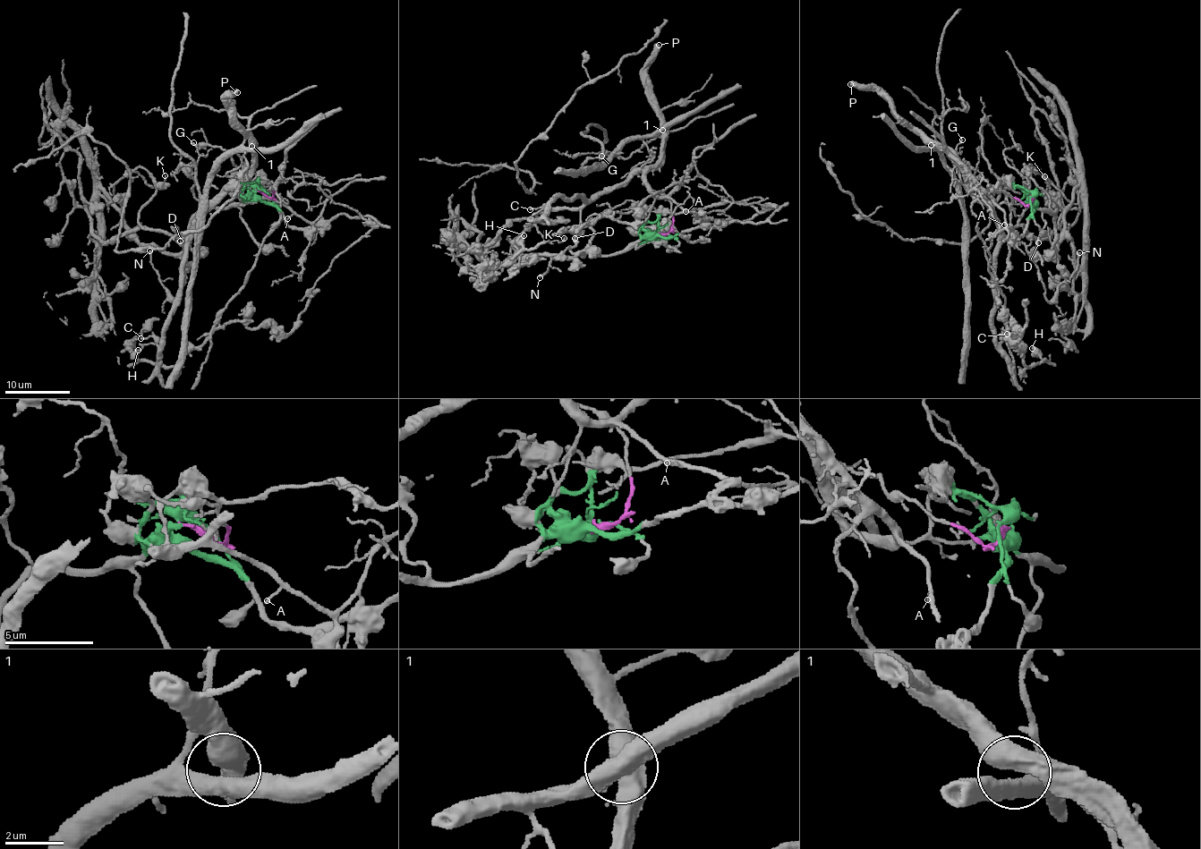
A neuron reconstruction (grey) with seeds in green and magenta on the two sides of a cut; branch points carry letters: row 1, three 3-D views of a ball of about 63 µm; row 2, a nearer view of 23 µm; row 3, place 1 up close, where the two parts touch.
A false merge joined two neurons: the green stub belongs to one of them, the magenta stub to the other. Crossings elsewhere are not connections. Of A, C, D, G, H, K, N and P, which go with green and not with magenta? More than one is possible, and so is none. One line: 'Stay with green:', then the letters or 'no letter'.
Stay with green: A, C, D, H, K, N, P

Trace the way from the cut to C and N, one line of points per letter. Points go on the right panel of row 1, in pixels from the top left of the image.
C: (1030, 198), (1026, 203), (981, 203), (969, 189), (992, 215), (999, 234), (992, 338), (1000, 343), (1006, 335)
N: (1030, 198), (981, 203), (969, 189), (980, 195), (997, 226), (1026, 245), (1049, 301), (1077, 269), (1080, 252)

